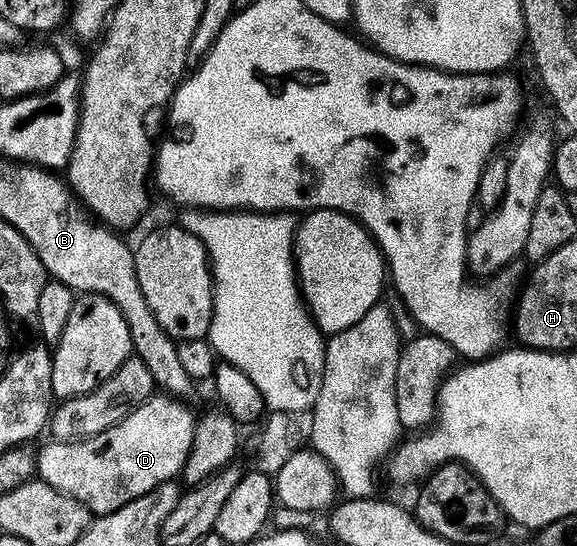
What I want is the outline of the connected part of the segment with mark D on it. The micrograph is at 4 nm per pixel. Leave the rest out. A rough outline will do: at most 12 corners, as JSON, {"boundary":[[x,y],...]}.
{"boundary":[[153,394],[121,423],[48,441],[36,475],[93,516],[185,470],[197,420]]}

